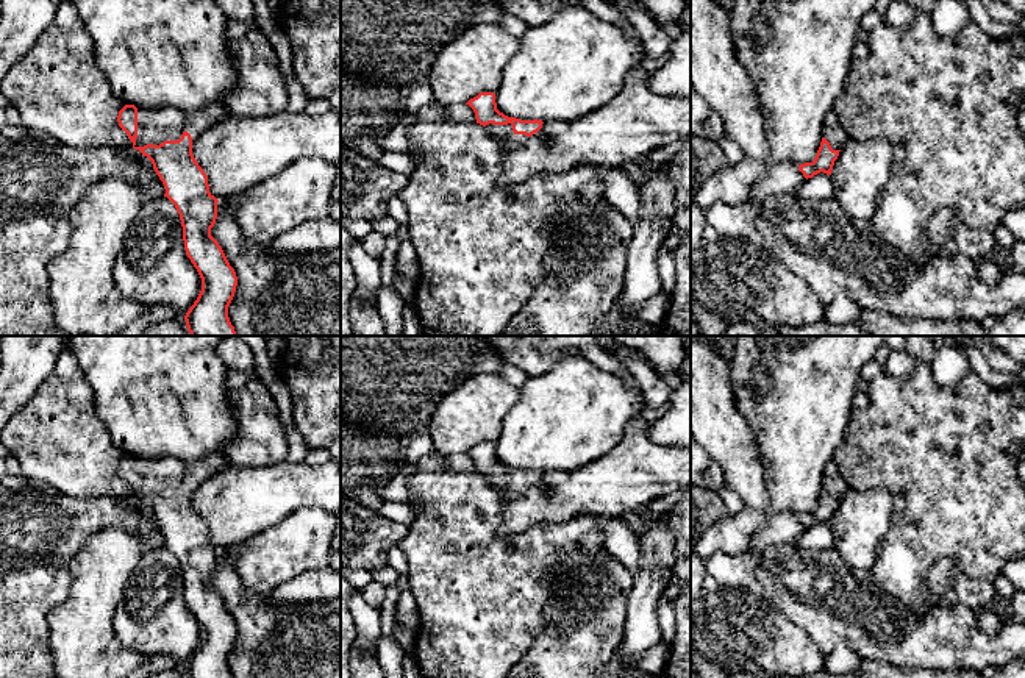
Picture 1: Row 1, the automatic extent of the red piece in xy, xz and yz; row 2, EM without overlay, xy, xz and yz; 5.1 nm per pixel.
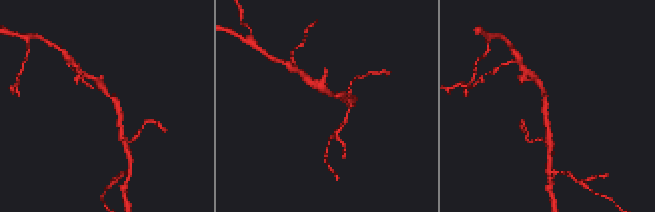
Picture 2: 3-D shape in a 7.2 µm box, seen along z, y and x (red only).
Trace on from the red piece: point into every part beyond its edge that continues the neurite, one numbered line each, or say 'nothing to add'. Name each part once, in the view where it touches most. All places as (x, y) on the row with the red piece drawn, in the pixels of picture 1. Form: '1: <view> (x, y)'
1: xy (153, 125)

